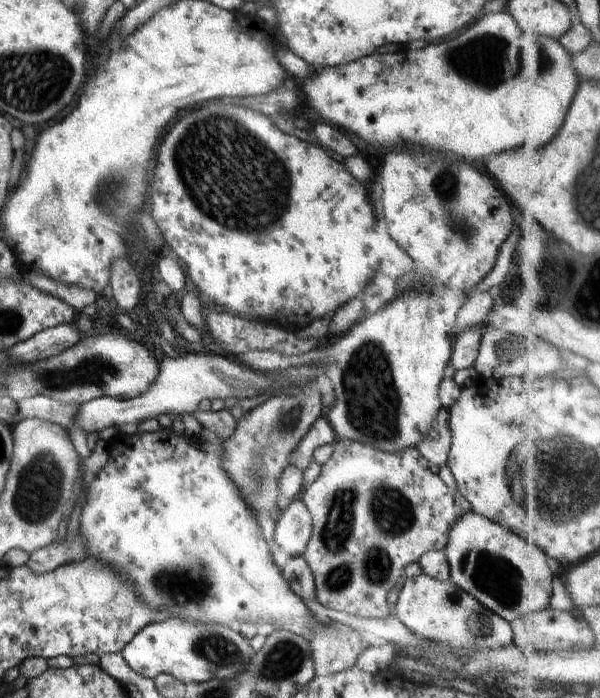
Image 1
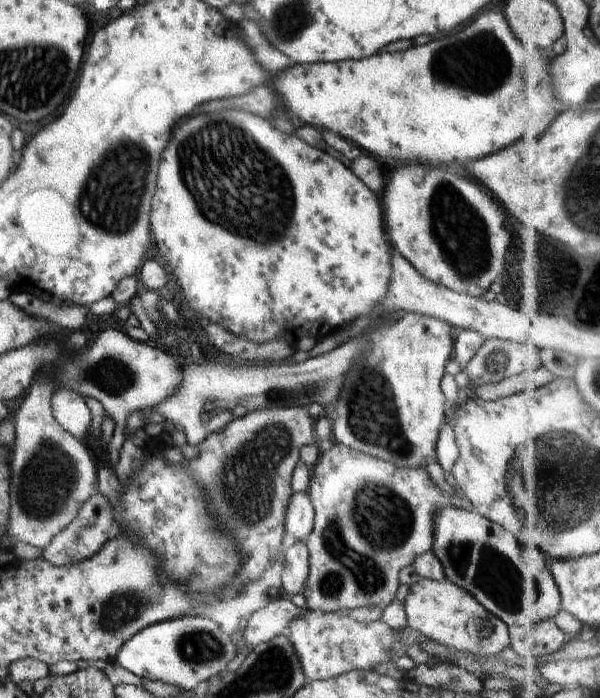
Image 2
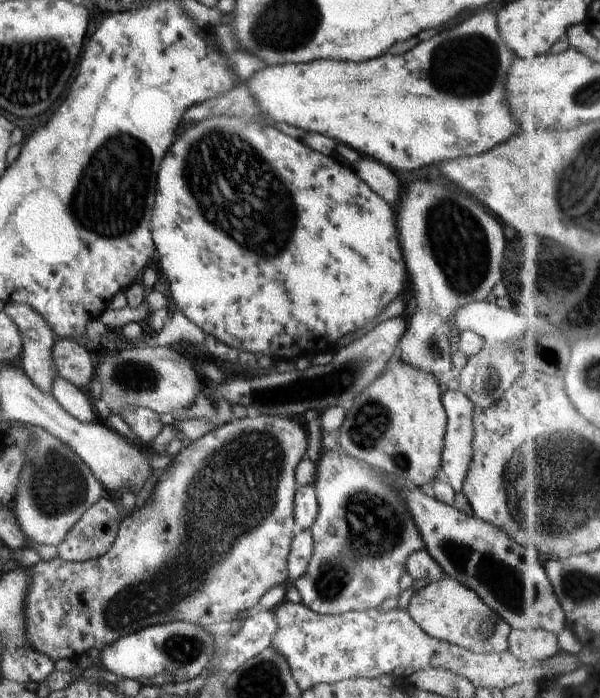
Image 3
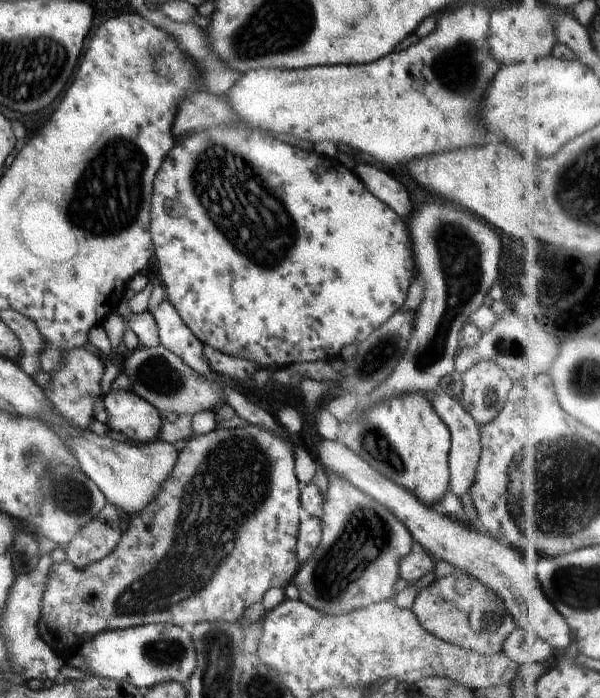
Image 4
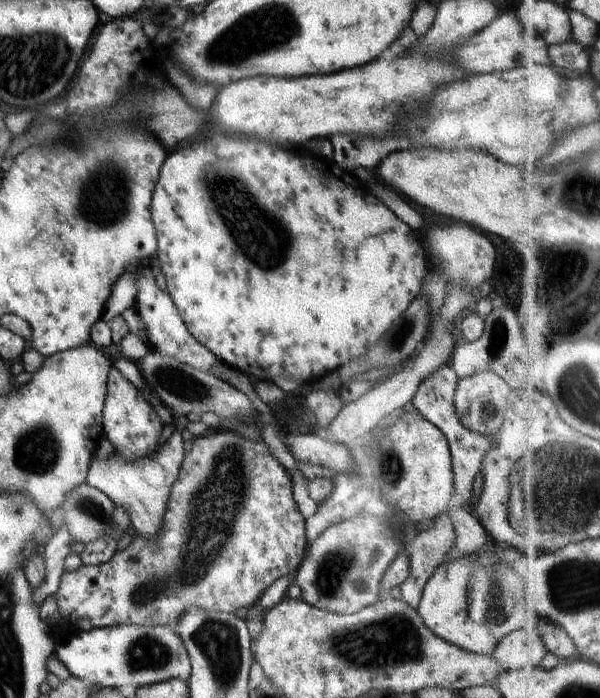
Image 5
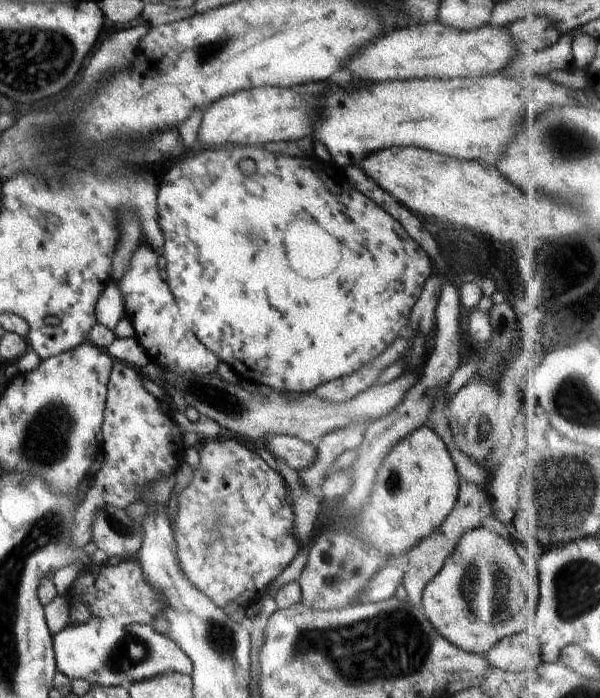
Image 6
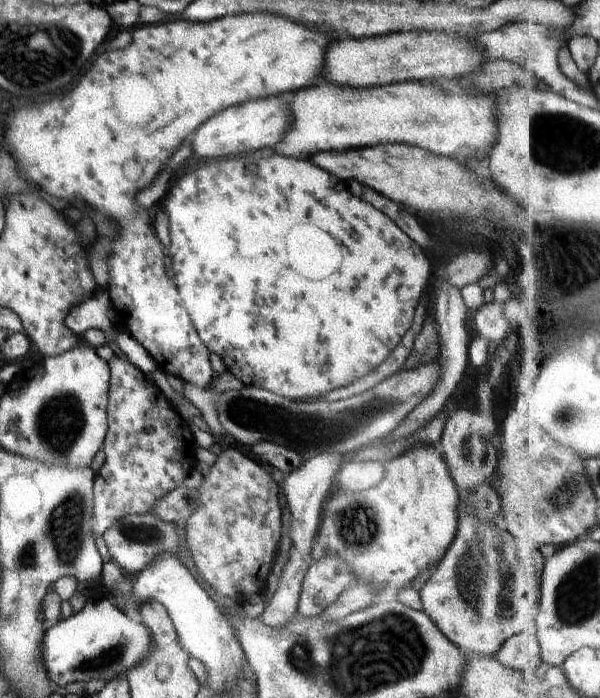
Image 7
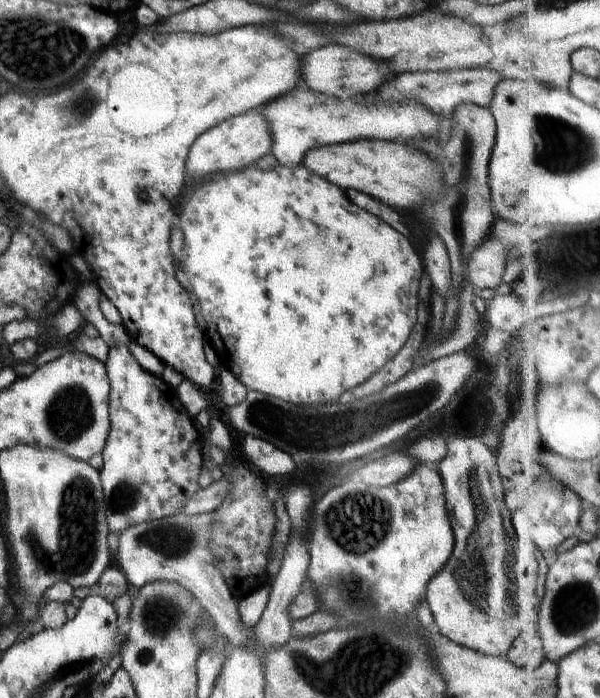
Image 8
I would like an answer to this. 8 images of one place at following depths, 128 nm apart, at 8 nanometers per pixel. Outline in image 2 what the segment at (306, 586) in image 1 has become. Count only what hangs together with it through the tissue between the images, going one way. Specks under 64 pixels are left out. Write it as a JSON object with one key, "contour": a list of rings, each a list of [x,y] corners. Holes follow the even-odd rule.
{"contour":[[[296,541],[284,554],[281,571],[282,590],[285,595],[305,594],[309,576],[309,552],[305,542]]]}

